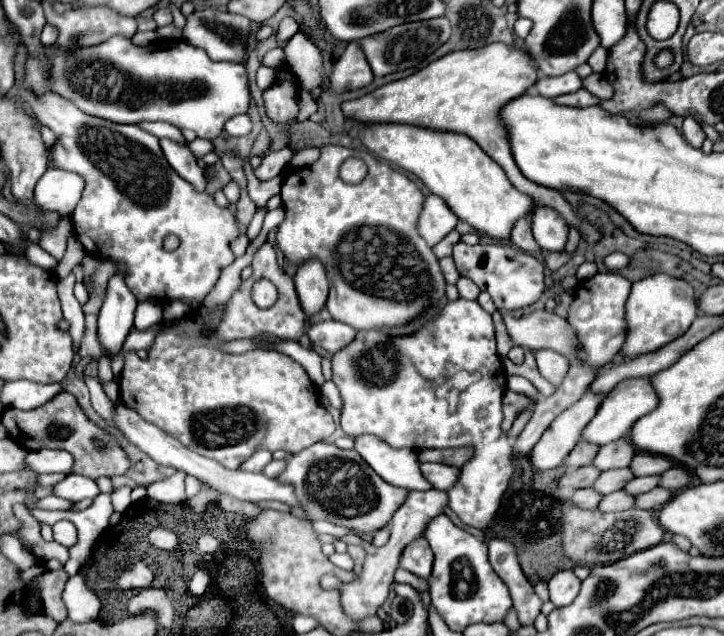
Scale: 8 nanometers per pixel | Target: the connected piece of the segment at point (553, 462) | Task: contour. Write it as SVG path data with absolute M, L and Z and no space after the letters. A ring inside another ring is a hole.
M585 394L563 414L559 414L551 426L543 432L541 440L531 452L531 460L539 470L551 470L563 464L565 456L575 448L583 428L597 414L605 394Z

